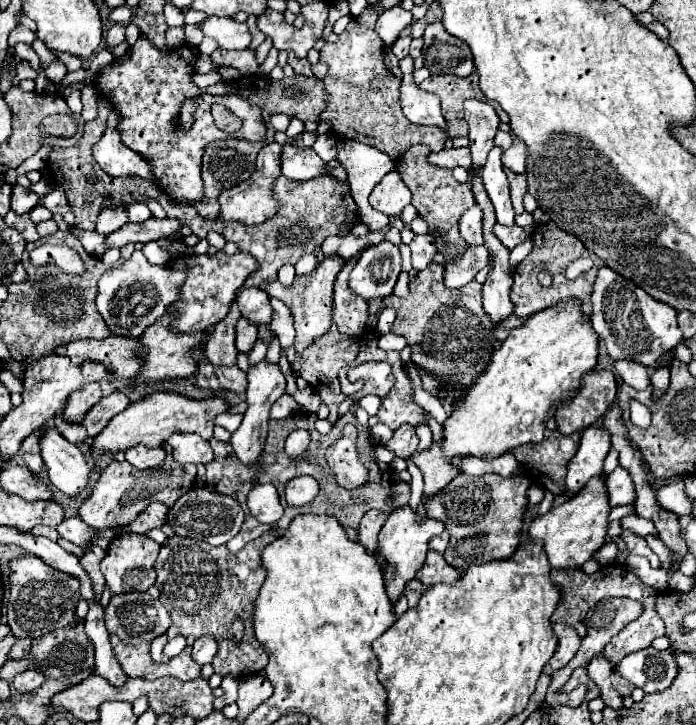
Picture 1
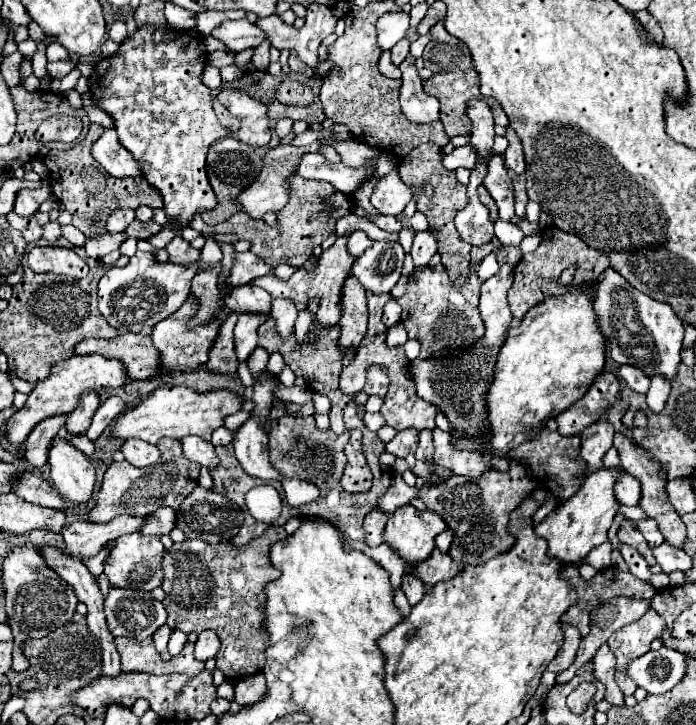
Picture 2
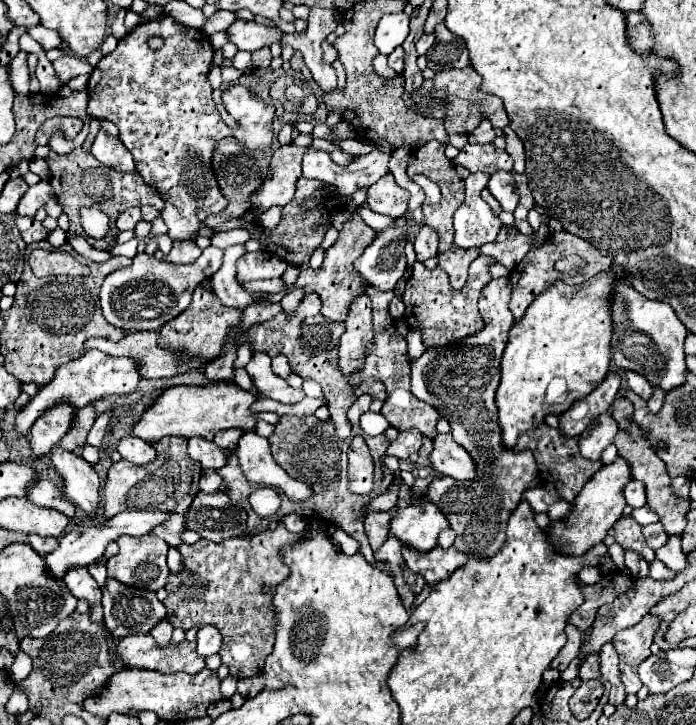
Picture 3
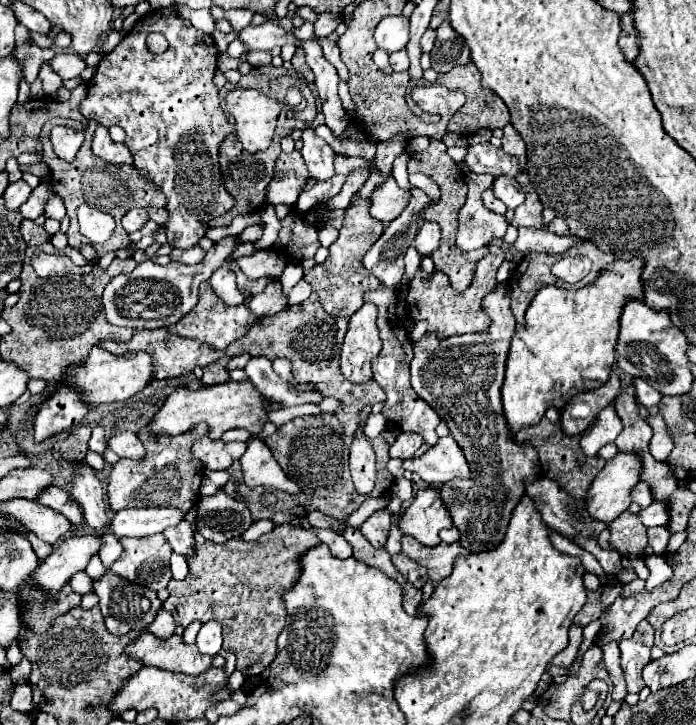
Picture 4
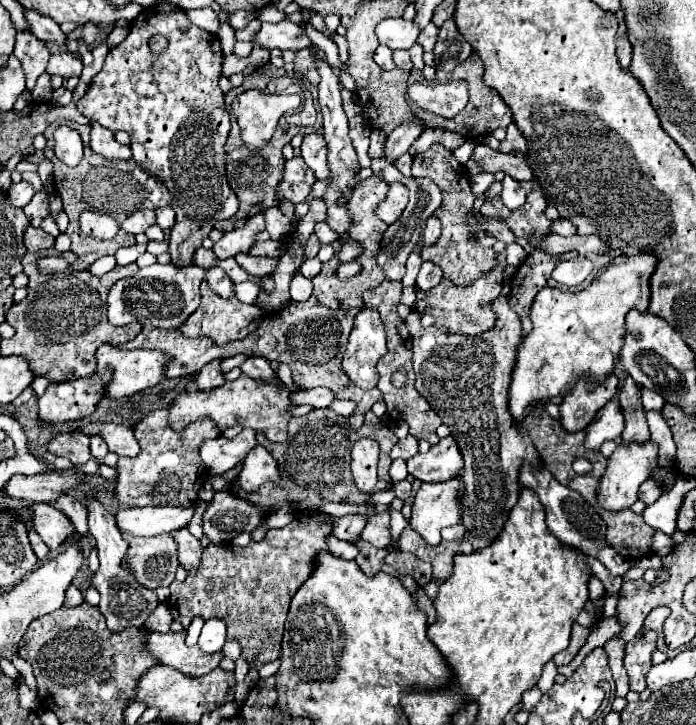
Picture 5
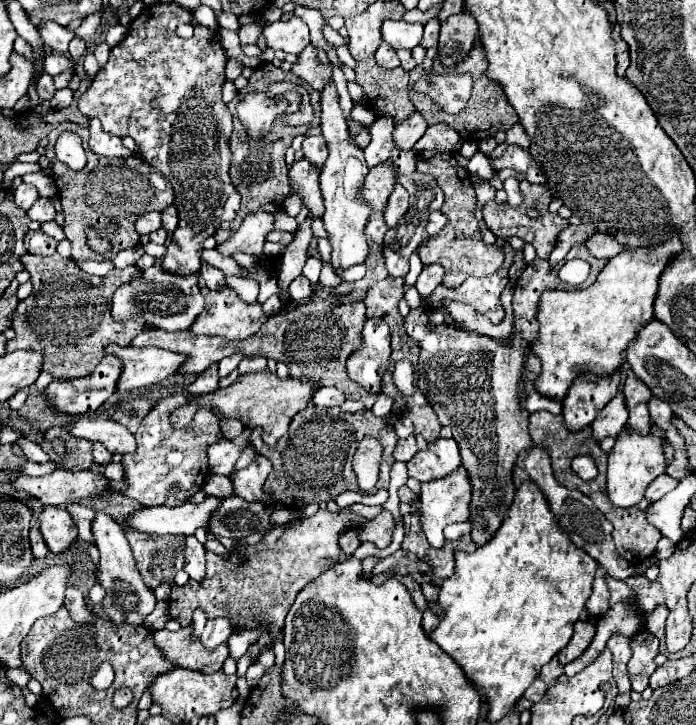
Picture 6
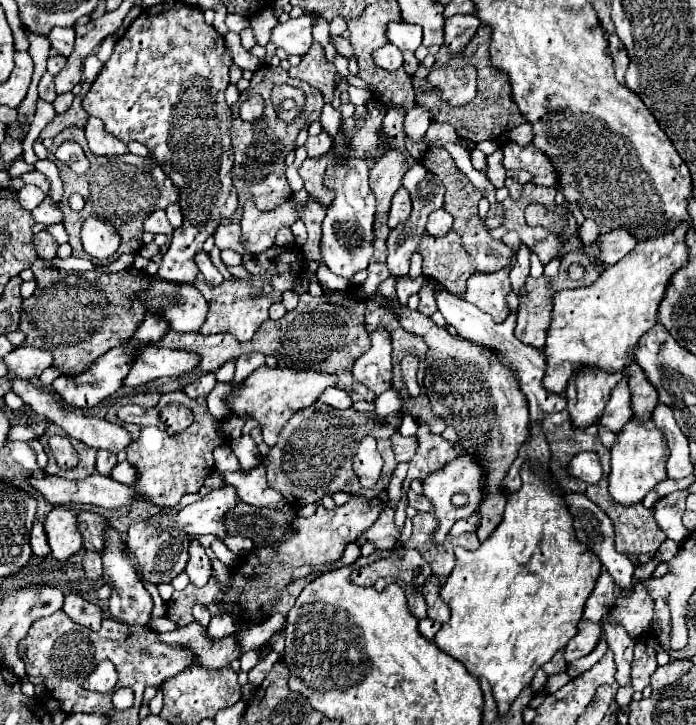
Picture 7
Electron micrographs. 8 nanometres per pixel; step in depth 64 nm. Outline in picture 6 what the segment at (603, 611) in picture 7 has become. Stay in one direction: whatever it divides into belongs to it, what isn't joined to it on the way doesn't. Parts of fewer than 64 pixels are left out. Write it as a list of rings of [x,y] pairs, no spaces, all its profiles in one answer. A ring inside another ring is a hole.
[[[596,576],[594,586],[592,586],[592,596],[586,602],[588,612],[592,612],[592,616],[596,614],[596,618],[602,616],[608,610],[608,596],[610,594],[608,594],[608,586],[604,582],[604,576]]]

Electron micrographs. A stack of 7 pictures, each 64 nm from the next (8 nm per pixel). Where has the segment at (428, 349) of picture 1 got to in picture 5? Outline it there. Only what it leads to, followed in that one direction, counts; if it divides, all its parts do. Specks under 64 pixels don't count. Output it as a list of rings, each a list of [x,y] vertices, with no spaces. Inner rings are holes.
[[[500,252],[496,256],[496,270],[490,270],[488,274],[484,274],[480,280],[472,282],[468,288],[456,288],[452,282],[448,282],[446,278],[440,280],[438,286],[434,286],[432,290],[420,290],[416,288],[416,302],[414,302],[414,312],[418,312],[420,316],[434,316],[436,324],[434,326],[446,326],[452,334],[480,334],[484,330],[490,330],[494,326],[494,314],[490,310],[490,302],[494,298],[500,296],[502,290],[502,270],[506,266],[506,258],[504,252]]]

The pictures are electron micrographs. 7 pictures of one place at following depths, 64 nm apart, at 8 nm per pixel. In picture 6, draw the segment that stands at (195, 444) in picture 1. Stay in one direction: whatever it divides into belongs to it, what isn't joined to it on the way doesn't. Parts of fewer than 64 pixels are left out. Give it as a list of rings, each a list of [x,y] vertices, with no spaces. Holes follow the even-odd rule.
[[[245,427],[238,438],[234,438],[234,440],[226,440],[226,438],[222,438],[222,440],[218,440],[216,444],[208,446],[206,456],[208,456],[210,472],[212,472],[212,474],[228,476],[228,474],[234,470],[234,464],[236,464],[238,456],[242,454],[242,450],[248,448],[250,434],[251,430],[248,427]]]

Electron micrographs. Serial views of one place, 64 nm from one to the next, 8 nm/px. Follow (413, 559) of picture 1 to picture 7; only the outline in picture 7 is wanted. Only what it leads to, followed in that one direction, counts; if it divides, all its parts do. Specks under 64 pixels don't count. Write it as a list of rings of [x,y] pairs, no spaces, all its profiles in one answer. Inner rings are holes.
[[[460,452],[456,460],[452,460],[452,462],[446,464],[442,470],[438,470],[438,472],[430,474],[426,480],[422,480],[424,496],[430,500],[430,504],[432,504],[432,508],[434,508],[432,514],[434,514],[434,518],[438,520],[438,528],[432,532],[432,542],[434,542],[434,544],[444,542],[444,538],[446,538],[446,534],[448,534],[448,530],[450,530],[450,526],[452,526],[454,522],[458,522],[458,520],[468,518],[468,516],[474,514],[476,506],[478,506],[480,500],[482,500],[482,476],[484,476],[484,472],[482,472],[482,468],[478,466],[478,462],[476,462],[474,458],[470,458],[468,454],[462,454],[462,452]],[[454,494],[464,494],[464,496],[468,498],[466,504],[464,504],[464,506],[454,506],[454,504],[452,504],[452,496],[454,496]]]

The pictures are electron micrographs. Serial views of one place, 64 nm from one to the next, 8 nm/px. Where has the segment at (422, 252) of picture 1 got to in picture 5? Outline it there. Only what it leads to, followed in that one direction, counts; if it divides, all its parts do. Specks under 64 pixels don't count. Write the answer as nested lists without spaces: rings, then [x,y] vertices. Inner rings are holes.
[[[432,216],[432,218],[428,218],[428,222],[424,226],[424,234],[420,238],[418,248],[428,248],[428,246],[436,244],[438,238],[440,238],[440,220],[436,216]]]

